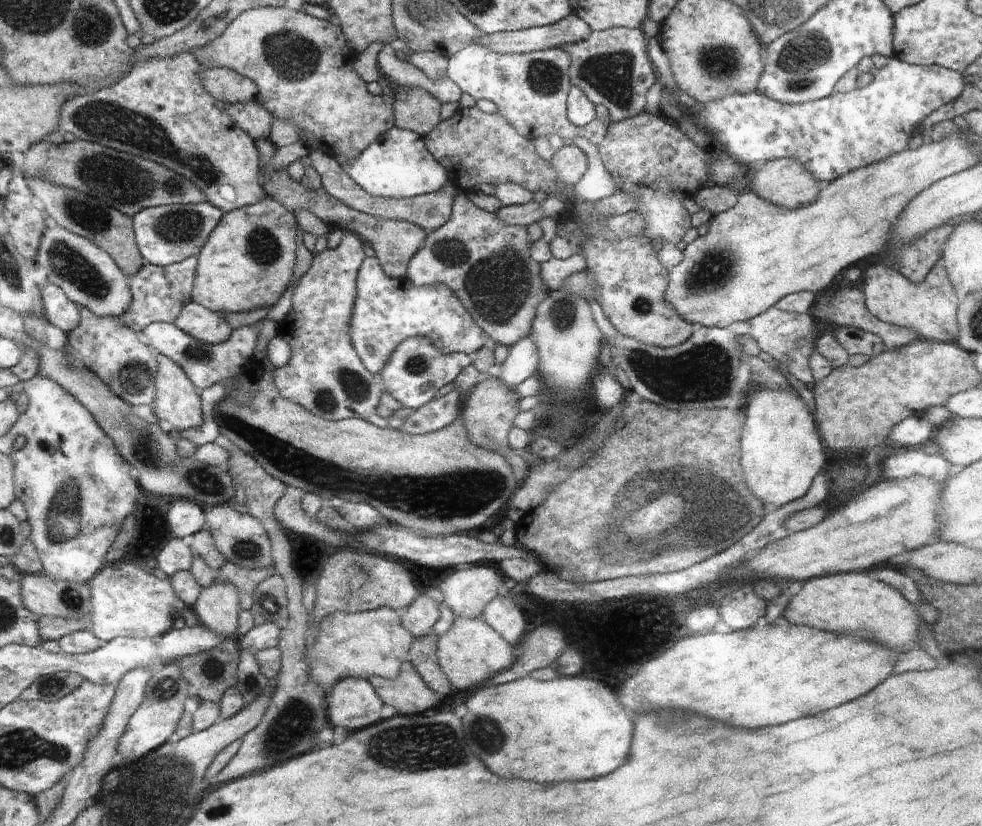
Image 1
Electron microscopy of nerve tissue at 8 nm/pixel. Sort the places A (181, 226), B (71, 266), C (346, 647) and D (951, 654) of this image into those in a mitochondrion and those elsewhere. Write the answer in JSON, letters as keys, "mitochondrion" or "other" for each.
{"A":"mitochondrion","B":"mitochondrion","C":"other","D":"other"}

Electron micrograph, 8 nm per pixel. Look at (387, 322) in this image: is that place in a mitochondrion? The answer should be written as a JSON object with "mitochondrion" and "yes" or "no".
{"mitochondrion":"no"}

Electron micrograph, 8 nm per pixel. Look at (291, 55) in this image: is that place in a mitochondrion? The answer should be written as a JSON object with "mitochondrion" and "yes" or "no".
{"mitochondrion":"yes"}

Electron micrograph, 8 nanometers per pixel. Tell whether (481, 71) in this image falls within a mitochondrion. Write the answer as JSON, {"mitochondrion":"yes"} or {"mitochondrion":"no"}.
{"mitochondrion":"no"}

